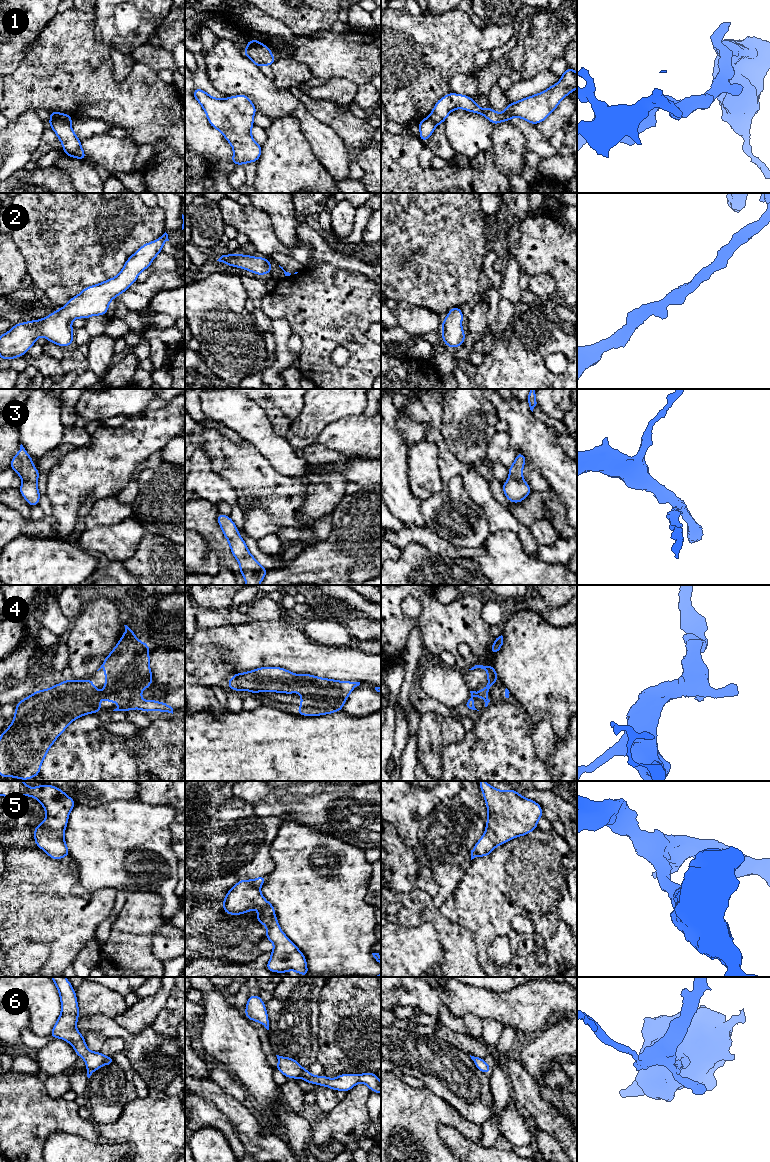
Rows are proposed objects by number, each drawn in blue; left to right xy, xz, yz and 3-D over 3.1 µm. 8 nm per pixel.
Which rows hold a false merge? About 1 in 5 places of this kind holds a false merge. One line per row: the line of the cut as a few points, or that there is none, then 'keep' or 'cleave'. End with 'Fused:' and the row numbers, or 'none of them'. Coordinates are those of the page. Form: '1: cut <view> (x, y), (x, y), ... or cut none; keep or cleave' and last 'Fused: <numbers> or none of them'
1: cut xy (50, 119), (61, 119), (69, 123); cleave
2: cut none; keep
3: cut none; keep
4: cut none; keep
5: cut none; keep
6: cut xz (303, 1069), (298, 1077); cleave
Fused: 1, 6

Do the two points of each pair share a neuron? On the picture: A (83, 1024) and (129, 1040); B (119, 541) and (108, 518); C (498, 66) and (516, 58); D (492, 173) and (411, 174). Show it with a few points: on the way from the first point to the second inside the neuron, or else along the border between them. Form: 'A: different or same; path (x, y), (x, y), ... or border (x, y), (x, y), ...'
A: same; path (94, 1024), (103, 1024), (118, 1031)
B: different; border (132, 515), (114, 524), (96, 525), (88, 529)
C: same; path (502, 66), (512, 61)
D: same; path (472, 179), (431, 179)

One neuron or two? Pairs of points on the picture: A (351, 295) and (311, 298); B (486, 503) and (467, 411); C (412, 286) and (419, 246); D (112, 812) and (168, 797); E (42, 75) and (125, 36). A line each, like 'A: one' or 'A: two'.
A: one
B: two
C: one
D: two
E: two

